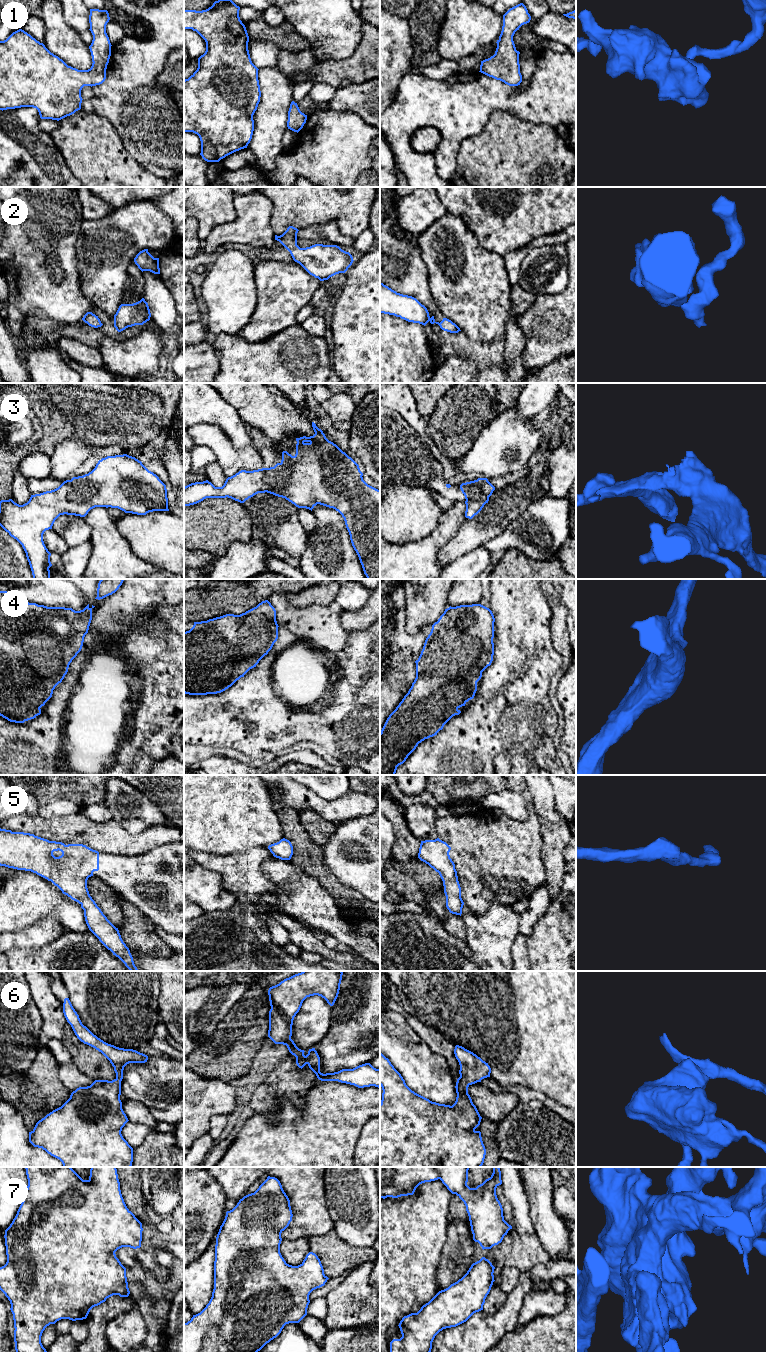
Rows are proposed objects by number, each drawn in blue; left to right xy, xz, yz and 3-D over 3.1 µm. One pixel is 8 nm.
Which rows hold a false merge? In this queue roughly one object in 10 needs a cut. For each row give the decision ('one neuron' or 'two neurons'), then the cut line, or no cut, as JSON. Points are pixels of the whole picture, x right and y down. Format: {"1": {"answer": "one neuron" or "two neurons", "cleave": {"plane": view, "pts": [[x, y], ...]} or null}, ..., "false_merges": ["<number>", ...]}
{"1": {"answer": "one neuron", "cleave": null}, "2": {"answer": "one neuron", "cleave": null}, "3": {"answer": "one neuron", "cleave": null}, "4": {"answer": "one neuron", "cleave": null}, "5": {"answer": "one neuron", "cleave": null}, "6": {"answer": "one neuron", "cleave": null}, "7": {"answer": "one neuron", "cleave": null}, "false_merges": []}

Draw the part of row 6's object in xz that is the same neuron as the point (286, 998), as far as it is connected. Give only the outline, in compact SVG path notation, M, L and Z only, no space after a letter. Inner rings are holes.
M302 971L270 987L268 1037L275 1044L286 1045L296 1057L297 1066L302 1069L307 1064L321 1081L338 1081L358 1088L380 1088L380 1069L374 1068L370 1063L323 1074L320 1072L320 1057L315 1048L309 1049L305 1056L305 1051L299 1049L291 1039L293 1020L303 1001L307 997L318 995L333 1006L339 994L342 975L342 971Z

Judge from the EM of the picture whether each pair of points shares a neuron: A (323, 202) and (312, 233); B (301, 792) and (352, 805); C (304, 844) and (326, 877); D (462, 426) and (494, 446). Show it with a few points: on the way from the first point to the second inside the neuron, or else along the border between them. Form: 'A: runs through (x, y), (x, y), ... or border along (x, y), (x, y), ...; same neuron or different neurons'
A: border along (338, 223), (329, 220), (313, 223), (299, 230); different neurons
B: runs through (314, 801), (320, 806), (339, 806); same neuron
C: runs through (306, 852), (311, 862), (318, 869); same neuron
D: border along (493, 418), (480, 432), (471, 448), (464, 455); different neurons

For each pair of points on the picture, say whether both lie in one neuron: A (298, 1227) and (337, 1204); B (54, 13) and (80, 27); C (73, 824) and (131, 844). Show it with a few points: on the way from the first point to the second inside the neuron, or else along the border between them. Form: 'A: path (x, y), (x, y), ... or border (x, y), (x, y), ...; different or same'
A: border (323, 1186), (326, 1206), (333, 1221), (334, 1229); different
B: border (62, 10), (64, 20), (80, 34); different
C: path (87, 831), (96, 836), (111, 837), (117, 840); same

